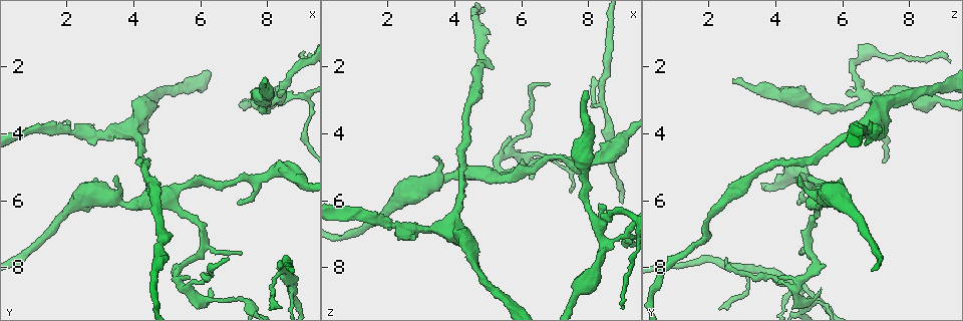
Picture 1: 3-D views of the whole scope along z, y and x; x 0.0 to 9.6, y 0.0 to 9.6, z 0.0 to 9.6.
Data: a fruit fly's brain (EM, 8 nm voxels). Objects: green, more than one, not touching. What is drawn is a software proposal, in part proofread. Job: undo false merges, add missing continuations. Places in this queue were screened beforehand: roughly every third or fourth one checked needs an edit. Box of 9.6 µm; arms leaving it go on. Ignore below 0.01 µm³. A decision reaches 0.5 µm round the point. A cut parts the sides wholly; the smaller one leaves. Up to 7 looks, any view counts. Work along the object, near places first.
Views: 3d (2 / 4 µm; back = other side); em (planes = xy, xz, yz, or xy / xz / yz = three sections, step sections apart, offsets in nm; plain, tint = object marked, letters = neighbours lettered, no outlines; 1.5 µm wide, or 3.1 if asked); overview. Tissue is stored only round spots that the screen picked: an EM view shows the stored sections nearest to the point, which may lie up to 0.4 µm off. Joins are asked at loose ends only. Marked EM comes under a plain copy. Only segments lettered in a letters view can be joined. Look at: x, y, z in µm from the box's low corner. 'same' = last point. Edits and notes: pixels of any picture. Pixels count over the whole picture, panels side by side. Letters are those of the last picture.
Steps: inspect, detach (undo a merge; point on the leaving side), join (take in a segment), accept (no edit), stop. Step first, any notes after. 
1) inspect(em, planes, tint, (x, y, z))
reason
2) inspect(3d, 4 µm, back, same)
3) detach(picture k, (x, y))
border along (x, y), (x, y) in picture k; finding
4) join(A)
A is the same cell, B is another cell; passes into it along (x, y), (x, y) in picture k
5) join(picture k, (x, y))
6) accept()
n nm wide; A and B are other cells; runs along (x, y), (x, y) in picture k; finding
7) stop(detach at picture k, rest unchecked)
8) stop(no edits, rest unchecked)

inspect(3d, 4 µm, (8.00, 2.75, 4.00))
calibre changes

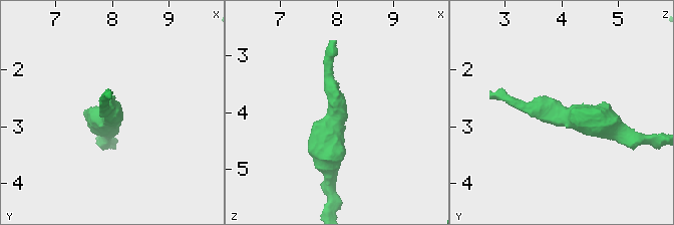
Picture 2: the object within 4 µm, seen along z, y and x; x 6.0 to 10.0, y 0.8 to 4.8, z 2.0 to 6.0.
inspect(em, planes, letters, (8.00, 2.80, 4.05))
need the tissue

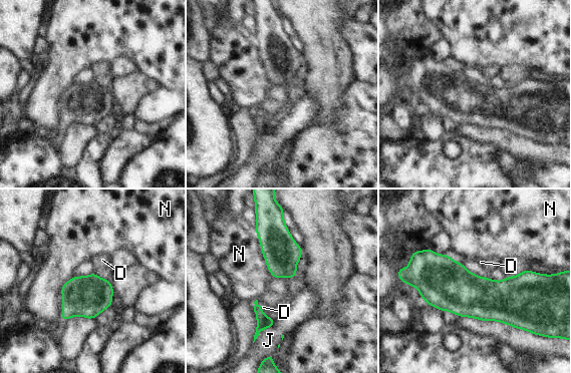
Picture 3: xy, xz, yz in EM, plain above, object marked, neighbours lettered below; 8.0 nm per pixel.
accept()
D, J and N are other cells; border along (73, 277), (61, 288), (59, 318) in picture 3; one neuron here

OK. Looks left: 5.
inspect(3d, 4 µm, (3.10, 4.10, 6.80))
a narrow waist

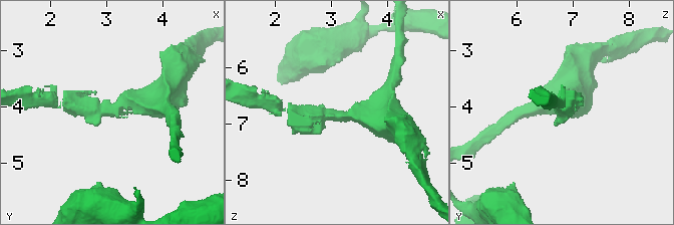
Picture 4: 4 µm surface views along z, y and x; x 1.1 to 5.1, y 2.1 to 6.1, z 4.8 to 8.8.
inspect(em, planes, letters, (3.15, 4.05, 6.80))
arms of 300, 480 nm

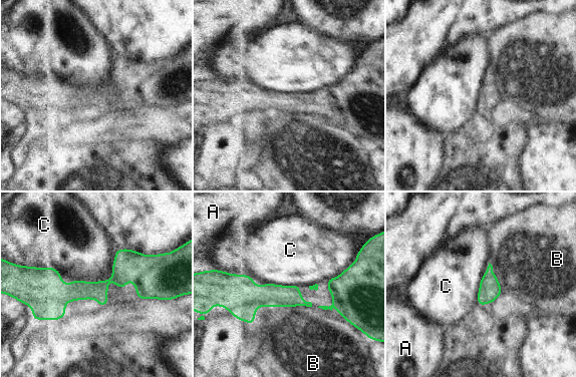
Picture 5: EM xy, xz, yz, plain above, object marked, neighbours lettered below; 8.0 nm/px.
accept()
A, B and C are other cells; border along (116, 250), (95, 282), (30, 266) in picture 5; one neuron here

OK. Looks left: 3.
inspect(3d, 2 µm, (8.55, 8.10, 3.50))
three arms meet

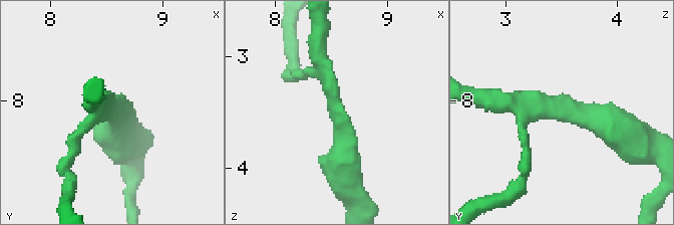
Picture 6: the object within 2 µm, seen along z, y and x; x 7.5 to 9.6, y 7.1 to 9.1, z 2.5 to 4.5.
inspect(em, xz, step 8, letters, (8.52, 8.08, 3.42))
3 arms; now the EM

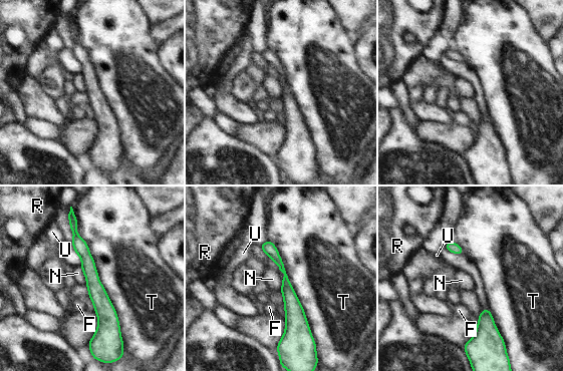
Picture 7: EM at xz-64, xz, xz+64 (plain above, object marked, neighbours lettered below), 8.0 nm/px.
accept()
F, N, R, T and U are other cells; runs along (74, 225), (103, 308), (97, 342) in picture 7; continuous, no second neuron

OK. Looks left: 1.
stop(no edits, rest unchecked)

